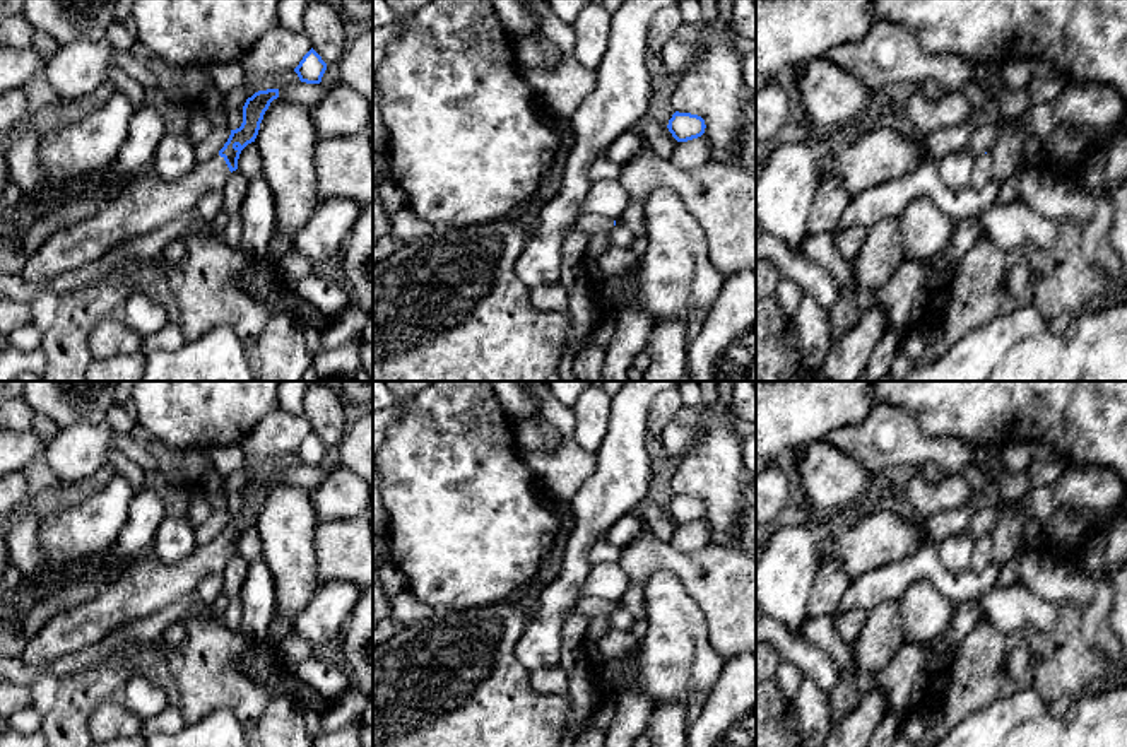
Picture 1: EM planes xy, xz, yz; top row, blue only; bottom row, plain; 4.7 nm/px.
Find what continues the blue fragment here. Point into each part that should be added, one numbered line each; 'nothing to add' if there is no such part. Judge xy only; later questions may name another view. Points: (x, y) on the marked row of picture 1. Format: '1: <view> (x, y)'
1: xy (146, 202)

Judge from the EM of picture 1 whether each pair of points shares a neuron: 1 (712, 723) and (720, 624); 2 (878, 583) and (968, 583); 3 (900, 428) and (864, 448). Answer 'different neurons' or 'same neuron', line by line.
1: different neurons
2: same neuron
3: same neuron

